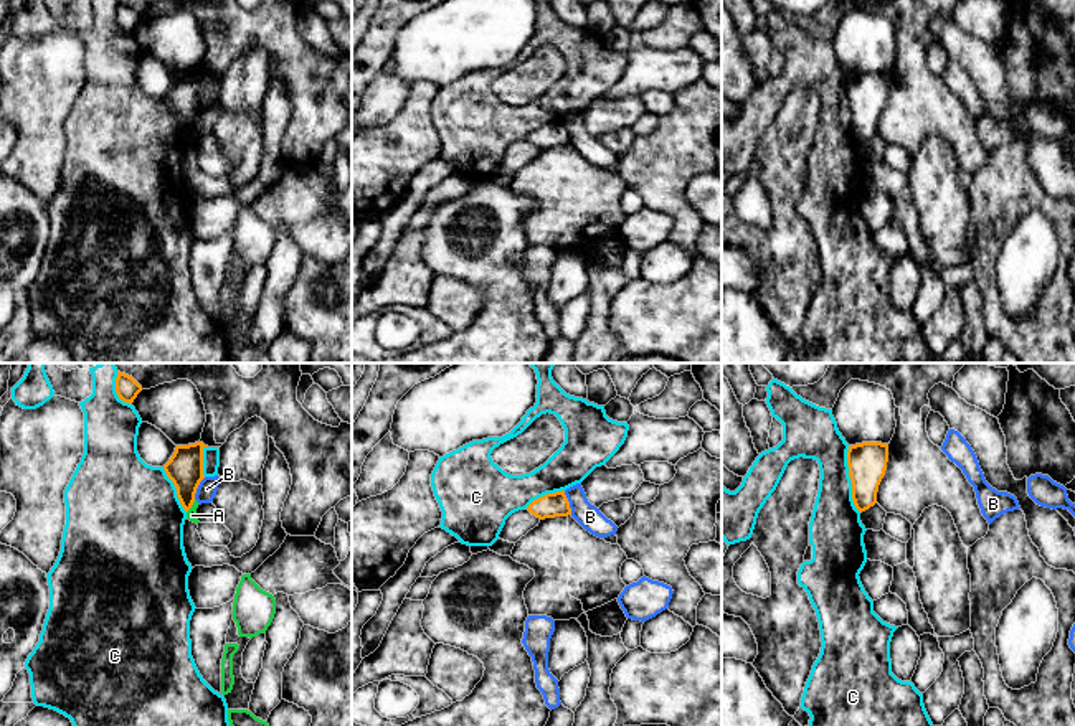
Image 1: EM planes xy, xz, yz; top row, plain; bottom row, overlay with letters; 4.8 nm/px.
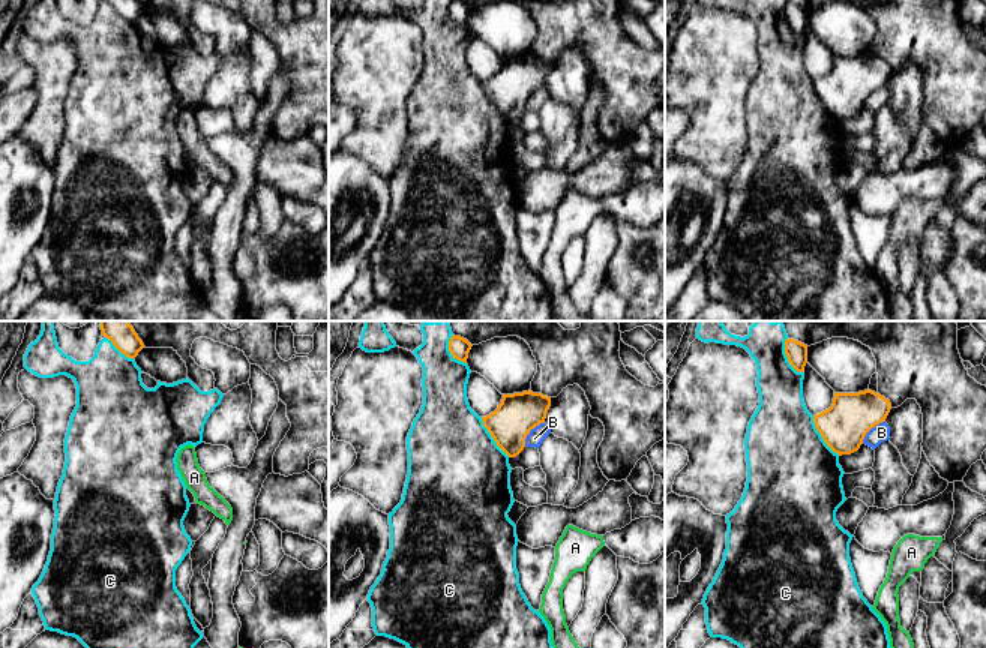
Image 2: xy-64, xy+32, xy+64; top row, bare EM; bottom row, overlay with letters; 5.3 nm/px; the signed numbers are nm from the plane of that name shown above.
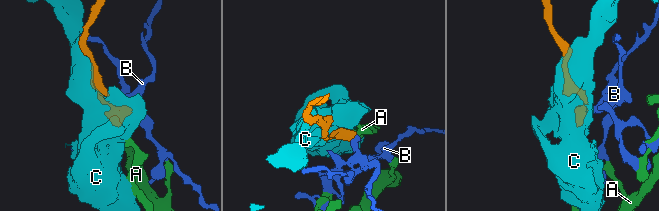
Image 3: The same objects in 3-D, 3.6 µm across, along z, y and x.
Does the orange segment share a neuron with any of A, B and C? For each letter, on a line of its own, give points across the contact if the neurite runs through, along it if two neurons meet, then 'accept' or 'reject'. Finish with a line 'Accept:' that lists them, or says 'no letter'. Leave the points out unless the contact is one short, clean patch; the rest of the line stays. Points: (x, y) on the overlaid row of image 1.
A: along xy (195, 500), (187, 512) | reject
B: along xy (205, 477), (194, 499) | reject
C: reject
Accept: no letter

